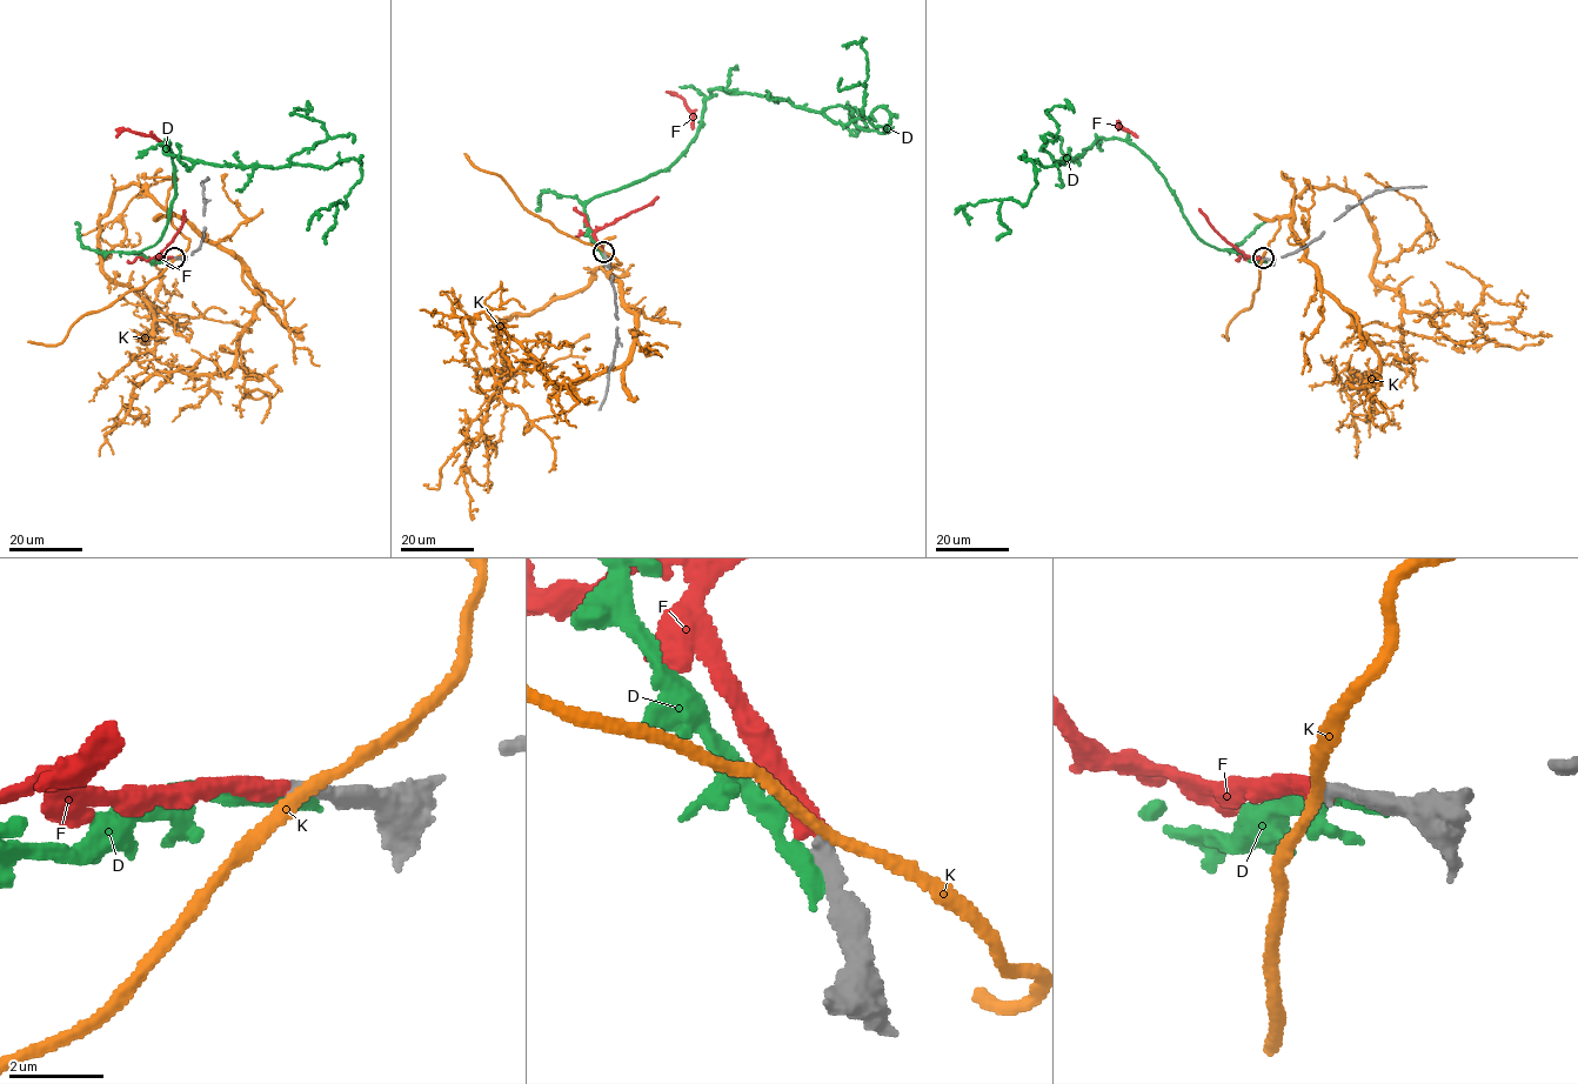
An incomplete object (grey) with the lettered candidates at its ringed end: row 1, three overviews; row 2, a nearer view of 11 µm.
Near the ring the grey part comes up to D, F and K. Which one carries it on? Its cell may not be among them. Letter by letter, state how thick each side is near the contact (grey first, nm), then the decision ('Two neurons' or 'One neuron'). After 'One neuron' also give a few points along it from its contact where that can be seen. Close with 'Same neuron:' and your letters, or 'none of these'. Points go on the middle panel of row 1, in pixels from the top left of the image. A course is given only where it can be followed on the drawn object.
D: Thickness 400 nm (grey) against 380 nm. Two neurons
F: Thickness 320 nm (grey) against 440 nm. One neuron. Its course: (603, 253), (594, 233), (655, 199), (693, 129), (691, 112), (682, 98), (666, 92)
K: Thickness 360 nm (grey) against 240 nm. Two neurons
Same neuron: F

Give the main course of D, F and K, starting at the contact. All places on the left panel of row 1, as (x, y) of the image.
D: (175, 256), (133, 254), (168, 219), (164, 144), (219, 165), (361, 164), (346, 206), (307, 231)
F: (174, 256), (156, 258), (178, 232), (184, 213), (161, 142), (125, 131), (115, 138)
K: (175, 256), (189, 241), (168, 212), (146, 186), (116, 188), (101, 270), (159, 328), (129, 329)

